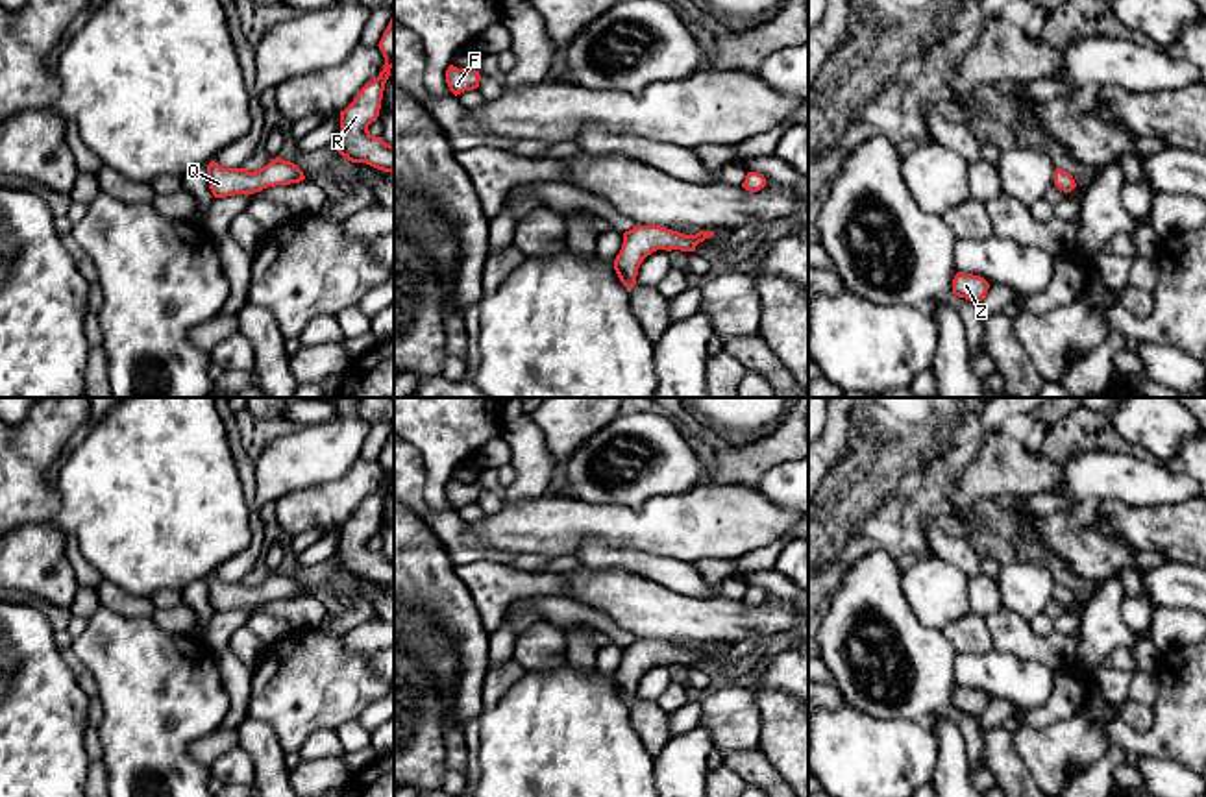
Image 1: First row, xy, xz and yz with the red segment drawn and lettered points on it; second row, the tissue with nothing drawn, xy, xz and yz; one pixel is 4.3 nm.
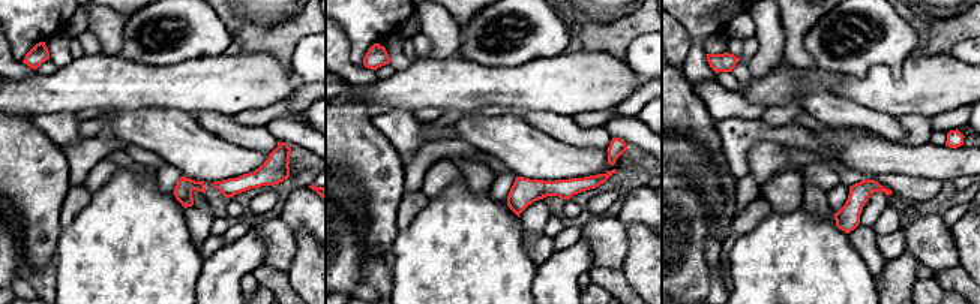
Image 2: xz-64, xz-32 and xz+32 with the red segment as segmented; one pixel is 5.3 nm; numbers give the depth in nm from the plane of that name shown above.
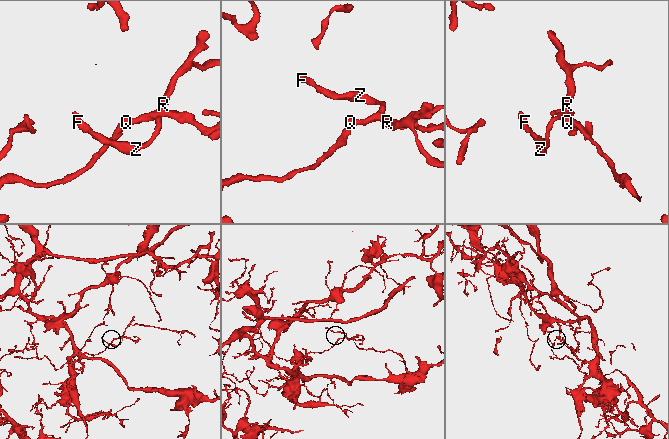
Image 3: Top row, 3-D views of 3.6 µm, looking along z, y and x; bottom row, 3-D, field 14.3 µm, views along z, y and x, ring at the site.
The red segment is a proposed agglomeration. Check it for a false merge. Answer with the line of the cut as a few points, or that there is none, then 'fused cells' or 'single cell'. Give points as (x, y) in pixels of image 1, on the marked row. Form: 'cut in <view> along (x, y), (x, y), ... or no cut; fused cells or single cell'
no cut; single cell

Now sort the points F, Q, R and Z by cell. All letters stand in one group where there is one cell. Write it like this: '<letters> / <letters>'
F Q R Z

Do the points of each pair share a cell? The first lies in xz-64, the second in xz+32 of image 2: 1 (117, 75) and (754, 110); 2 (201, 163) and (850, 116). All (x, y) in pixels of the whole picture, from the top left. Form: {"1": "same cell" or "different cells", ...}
{"1": "different cells", "2": "different cells"}

